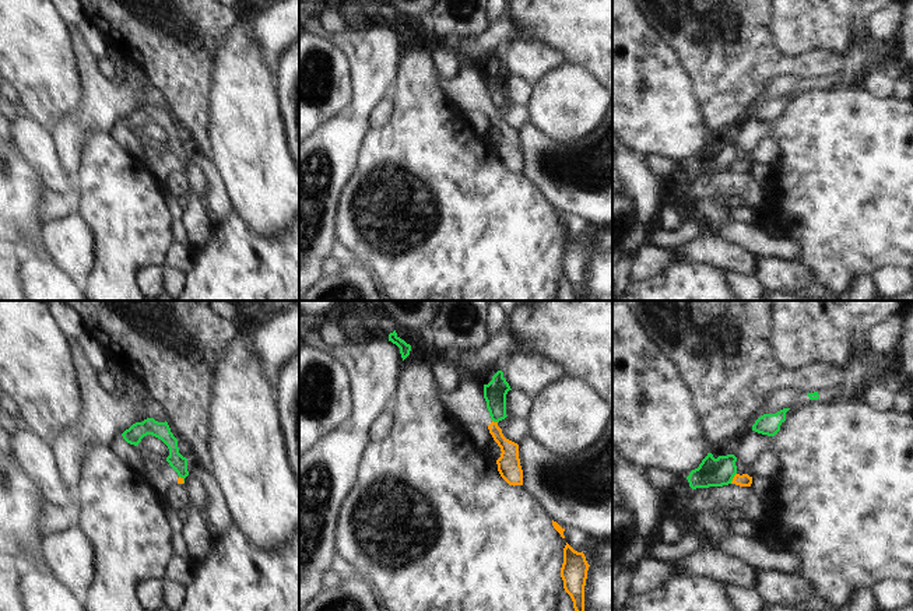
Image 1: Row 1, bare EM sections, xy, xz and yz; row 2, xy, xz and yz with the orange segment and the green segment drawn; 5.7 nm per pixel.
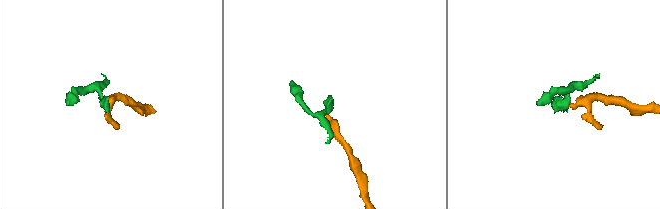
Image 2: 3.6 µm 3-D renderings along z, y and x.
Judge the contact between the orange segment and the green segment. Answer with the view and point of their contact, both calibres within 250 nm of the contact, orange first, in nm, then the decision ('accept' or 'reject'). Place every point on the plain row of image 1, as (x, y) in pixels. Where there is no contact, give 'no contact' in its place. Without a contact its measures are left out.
meets orange in yz at (733, 165); 70 nm thick on the orange side, 160 nm on the other; reject

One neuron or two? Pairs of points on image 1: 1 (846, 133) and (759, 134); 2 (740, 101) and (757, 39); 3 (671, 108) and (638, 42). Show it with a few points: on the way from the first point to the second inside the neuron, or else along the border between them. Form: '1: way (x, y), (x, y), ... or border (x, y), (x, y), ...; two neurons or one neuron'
1: border (772, 123), (776, 134); two neurons
2: way (740, 85), (741, 55); one neuron
3: way (655, 91), (638, 74), (638, 59); one neuron

